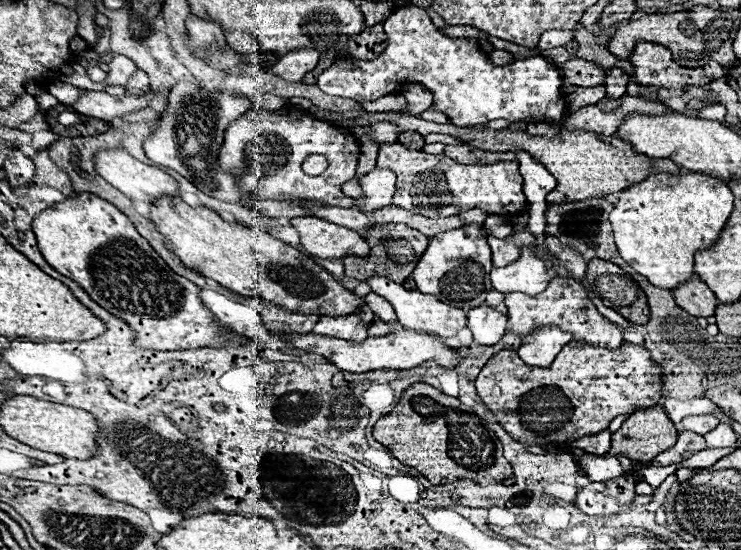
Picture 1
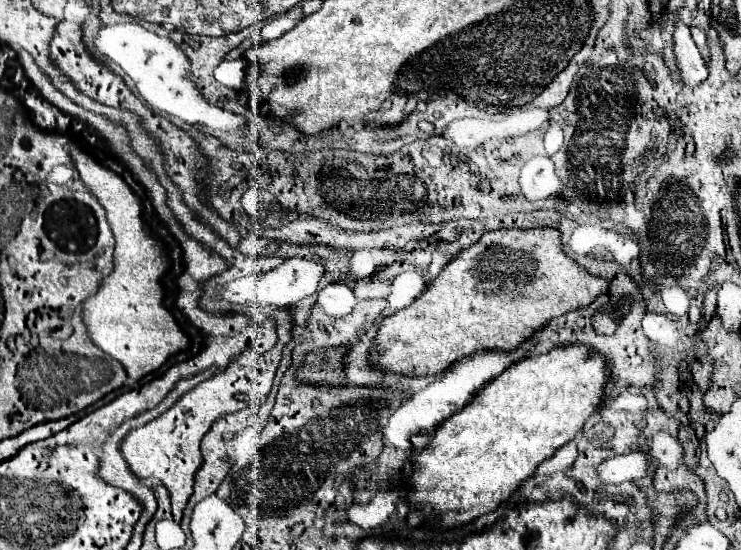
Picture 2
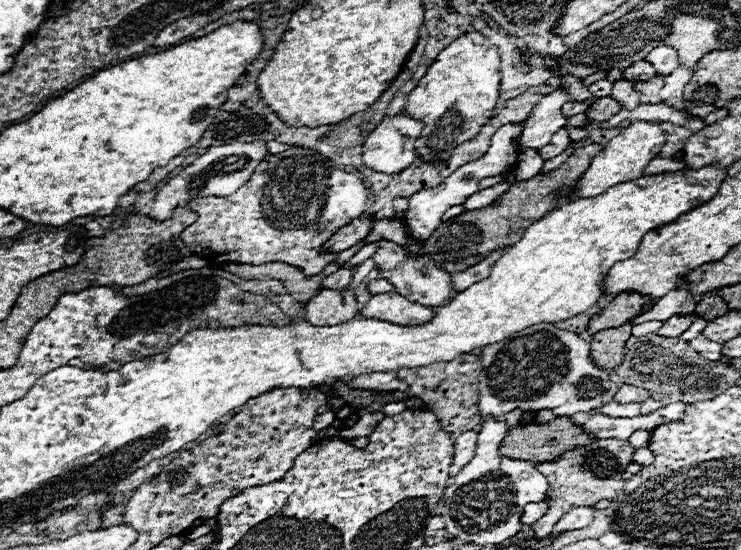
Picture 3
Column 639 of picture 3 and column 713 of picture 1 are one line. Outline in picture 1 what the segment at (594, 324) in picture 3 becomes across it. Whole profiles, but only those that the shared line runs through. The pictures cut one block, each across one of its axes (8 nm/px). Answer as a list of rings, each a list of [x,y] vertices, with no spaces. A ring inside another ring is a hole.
[[[698,278],[688,280],[686,284],[682,284],[682,288],[676,288],[674,296],[678,304],[692,316],[704,316],[704,318],[714,316],[714,310],[718,306],[714,292]]]

